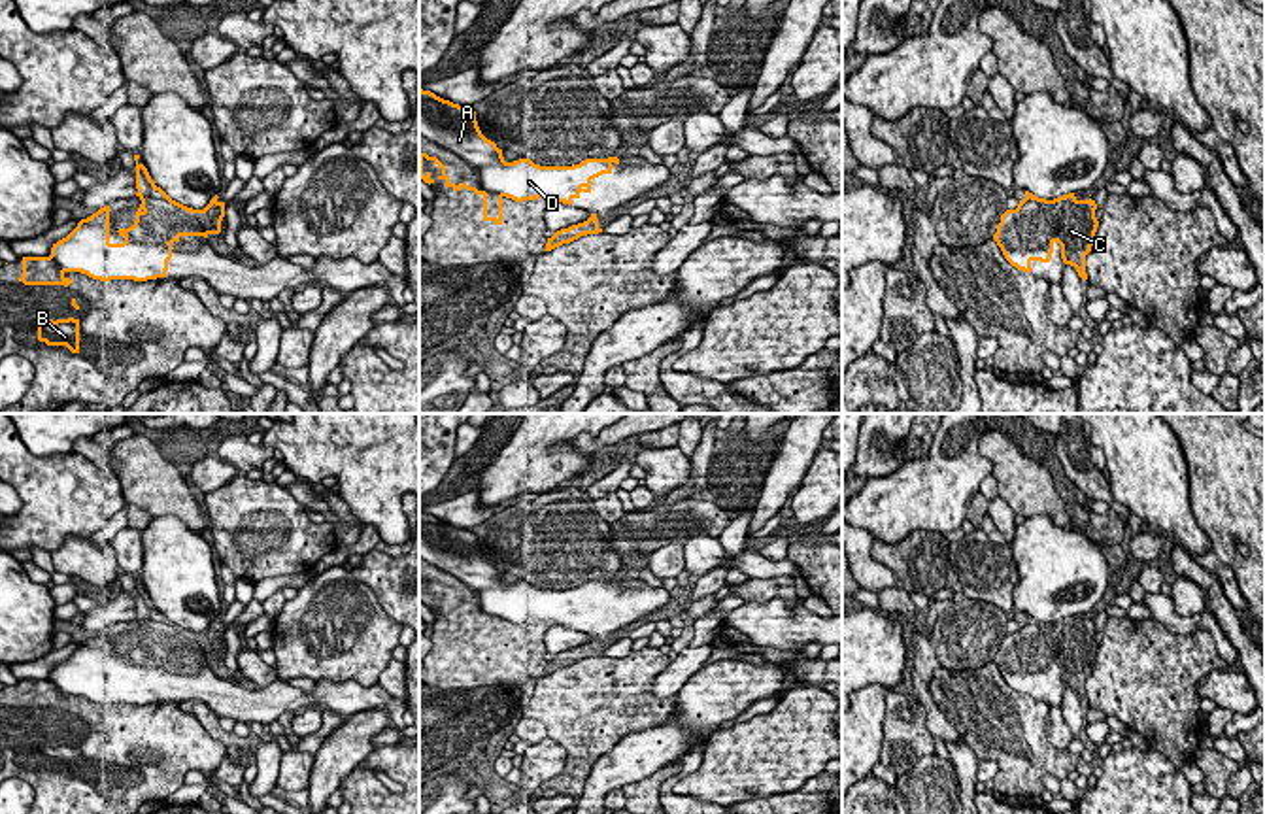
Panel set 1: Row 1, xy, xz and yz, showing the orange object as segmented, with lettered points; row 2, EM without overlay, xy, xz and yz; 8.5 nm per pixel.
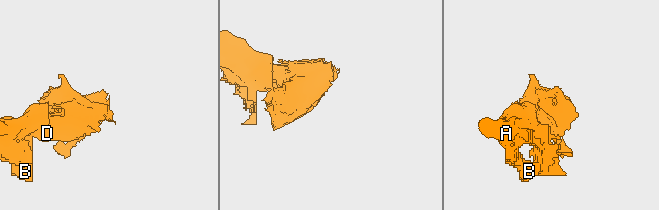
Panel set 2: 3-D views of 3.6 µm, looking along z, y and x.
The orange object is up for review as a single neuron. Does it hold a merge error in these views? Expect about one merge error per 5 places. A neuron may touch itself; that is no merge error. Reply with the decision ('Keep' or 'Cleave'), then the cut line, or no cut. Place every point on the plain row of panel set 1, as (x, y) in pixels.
Keep. No split

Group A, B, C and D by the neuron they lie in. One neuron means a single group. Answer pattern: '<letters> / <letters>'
A B C D

